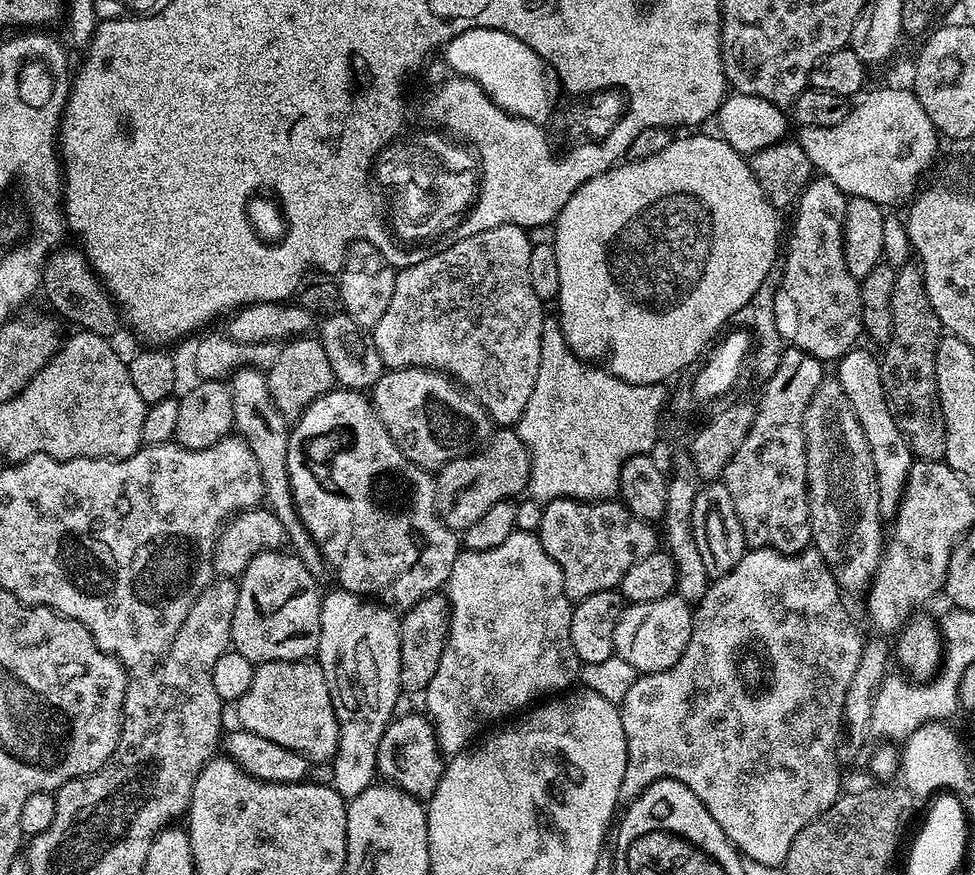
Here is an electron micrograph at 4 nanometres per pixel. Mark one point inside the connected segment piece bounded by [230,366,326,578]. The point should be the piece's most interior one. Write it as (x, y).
(256, 420)

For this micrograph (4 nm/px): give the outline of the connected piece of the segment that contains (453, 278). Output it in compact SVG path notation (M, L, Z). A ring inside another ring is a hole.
M516 224L470 232L441 247L440 254L429 254L417 264L399 269L386 314L370 328L370 339L385 369L434 368L451 376L475 396L488 411L493 425L515 425L530 400L534 378L538 378L542 330L546 323L545 305L540 296L534 294L534 286L530 286L529 250L533 241L528 240L528 236L529 233Z

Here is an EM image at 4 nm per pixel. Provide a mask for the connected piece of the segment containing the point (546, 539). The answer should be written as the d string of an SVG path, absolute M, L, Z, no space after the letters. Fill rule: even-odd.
M562 496L544 504L538 535L546 554L558 562L564 593L575 602L607 588L615 589L634 561L657 551L658 532L652 528L649 521L635 516L619 499L589 502Z

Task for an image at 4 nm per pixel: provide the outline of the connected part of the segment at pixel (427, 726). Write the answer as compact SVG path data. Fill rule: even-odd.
M408 712L389 720L376 751L375 771L385 781L417 798L431 798L444 772L445 757L436 741L436 732L427 715Z

